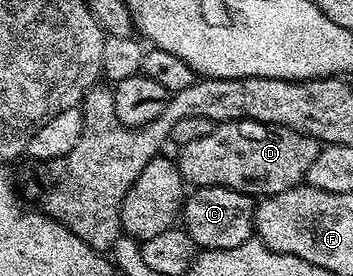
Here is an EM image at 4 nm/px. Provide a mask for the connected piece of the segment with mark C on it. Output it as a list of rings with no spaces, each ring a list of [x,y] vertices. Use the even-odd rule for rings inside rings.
[[[200,186],[191,189],[182,203],[180,222],[192,236],[195,247],[203,251],[231,250],[251,241],[254,233],[255,199],[244,192],[219,186]]]

